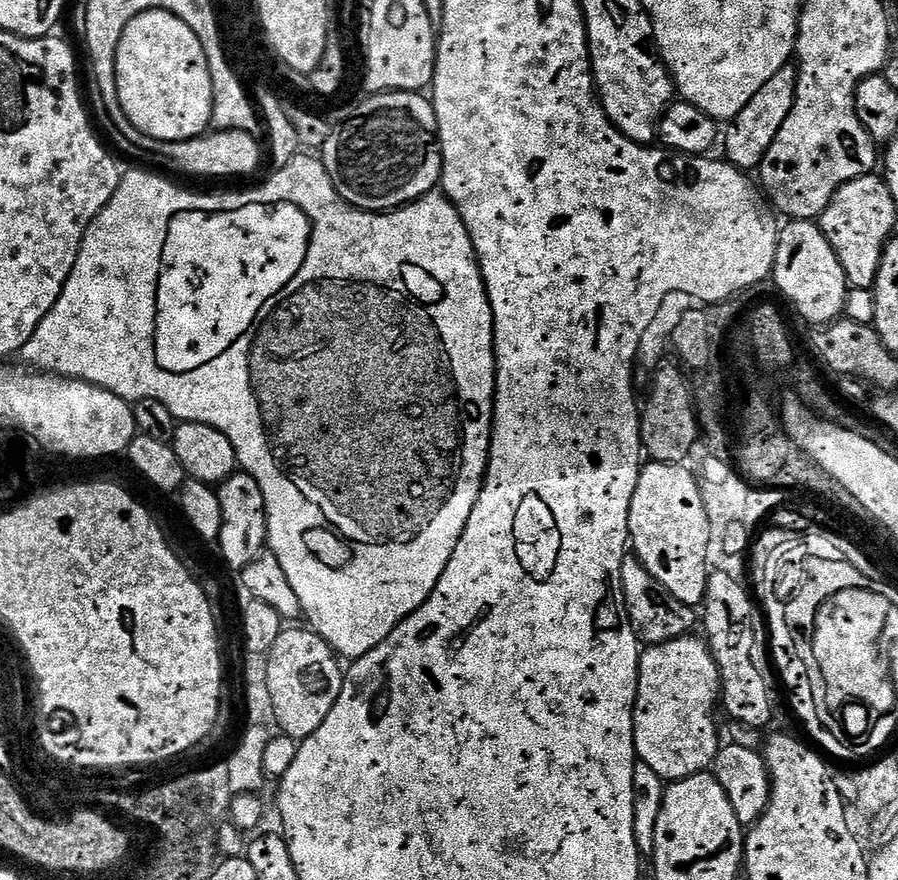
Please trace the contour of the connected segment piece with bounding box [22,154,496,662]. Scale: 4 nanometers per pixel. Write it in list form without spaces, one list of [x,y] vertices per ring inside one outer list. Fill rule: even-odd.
[[[297,154],[284,168],[276,168],[273,176],[265,184],[252,188],[249,192],[220,192],[217,196],[199,196],[196,192],[187,192],[152,172],[127,172],[120,177],[120,185],[110,198],[110,202],[94,218],[94,222],[86,230],[82,246],[78,250],[78,262],[74,262],[74,270],[70,270],[70,278],[50,314],[42,318],[38,330],[26,342],[22,359],[25,365],[54,376],[63,376],[66,380],[84,380],[99,388],[105,388],[121,396],[129,402],[138,400],[157,400],[174,414],[178,422],[198,422],[214,426],[234,446],[238,453],[238,464],[243,471],[249,472],[258,482],[262,490],[262,498],[268,515],[268,548],[271,555],[278,558],[290,587],[298,594],[298,602],[307,627],[318,633],[331,646],[337,657],[348,662],[355,662],[374,650],[393,632],[406,617],[414,614],[430,598],[434,586],[438,586],[438,578],[442,578],[442,570],[446,570],[446,562],[450,562],[450,554],[454,554],[454,546],[458,538],[462,538],[462,530],[466,530],[466,522],[470,518],[470,510],[474,510],[474,502],[478,498],[480,488],[484,485],[484,472],[488,468],[488,447],[492,437],[492,406],[496,399],[496,352],[492,348],[492,307],[488,301],[488,290],[480,277],[480,266],[474,246],[470,242],[470,234],[452,205],[451,200],[439,191],[433,190],[413,200],[404,207],[390,212],[364,212],[352,204],[348,204],[338,194],[334,182],[330,182],[330,174],[326,170],[323,159]]]

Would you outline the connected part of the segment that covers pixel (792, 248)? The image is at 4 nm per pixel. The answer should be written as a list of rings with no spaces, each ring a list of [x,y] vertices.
[[[793,220],[781,227],[780,241],[776,243],[774,284],[783,285],[796,300],[801,309],[798,315],[823,320],[826,326],[841,319],[850,287],[838,254],[826,242],[819,223],[810,220]]]

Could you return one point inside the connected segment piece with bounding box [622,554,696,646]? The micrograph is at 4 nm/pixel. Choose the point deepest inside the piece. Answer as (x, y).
(657, 617)

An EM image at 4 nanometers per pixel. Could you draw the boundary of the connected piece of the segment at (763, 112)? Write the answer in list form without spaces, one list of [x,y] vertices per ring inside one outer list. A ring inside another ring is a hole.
[[[792,66],[778,70],[778,74],[774,74],[774,78],[770,78],[766,86],[762,86],[762,90],[758,90],[758,94],[754,94],[754,98],[750,98],[746,106],[742,106],[734,123],[729,127],[733,128],[729,130],[728,137],[725,140],[723,137],[722,140],[725,152],[723,155],[729,164],[741,170],[759,169],[766,150],[770,150],[774,138],[778,138],[778,130],[782,130],[782,122],[786,122],[796,101],[796,74],[797,69]]]

